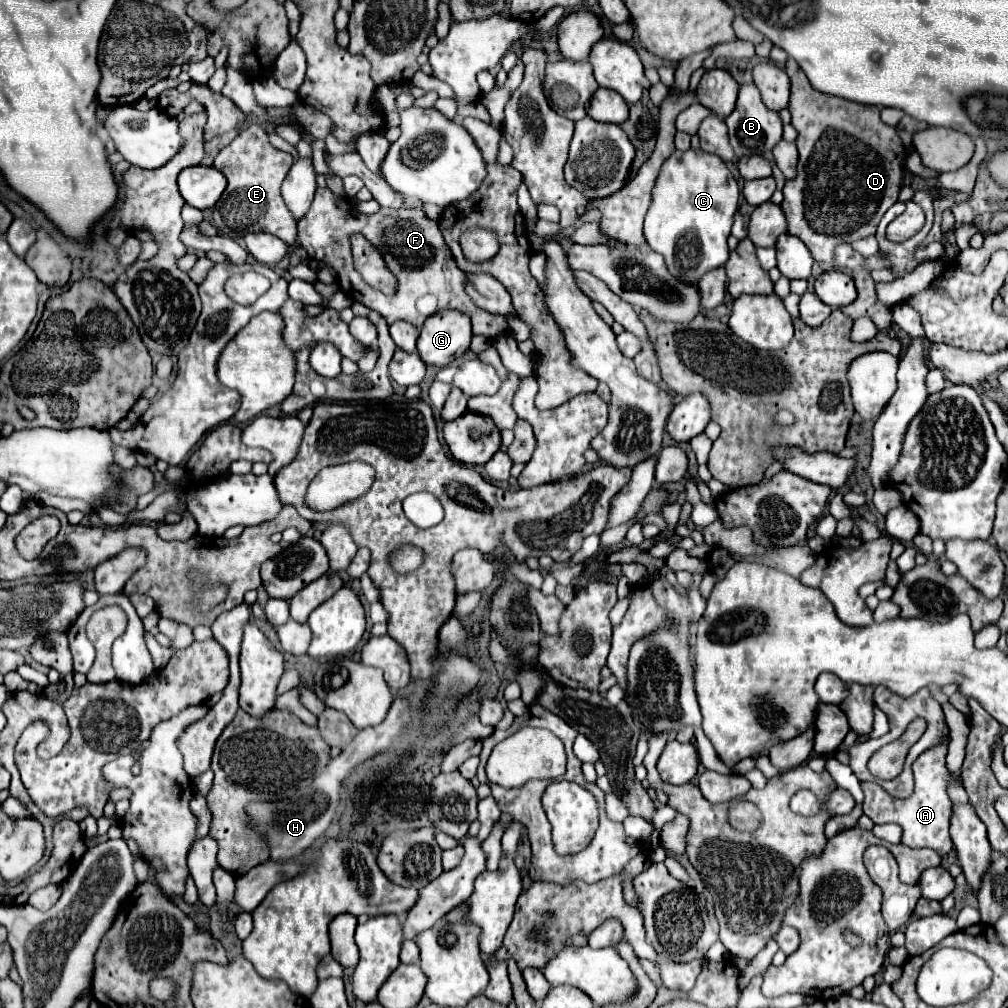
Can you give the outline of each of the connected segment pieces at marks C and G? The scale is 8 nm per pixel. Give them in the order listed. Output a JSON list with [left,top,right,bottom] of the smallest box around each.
[[645,151,739,285],[417,309,471,367]]

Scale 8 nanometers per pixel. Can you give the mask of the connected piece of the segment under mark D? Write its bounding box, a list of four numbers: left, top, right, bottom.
[783,59,905,263]

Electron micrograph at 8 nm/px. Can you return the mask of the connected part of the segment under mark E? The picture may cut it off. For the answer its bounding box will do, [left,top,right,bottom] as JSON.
[213,125,297,245]

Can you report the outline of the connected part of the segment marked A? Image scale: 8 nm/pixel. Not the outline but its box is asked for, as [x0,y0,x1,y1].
[863,745,951,857]

